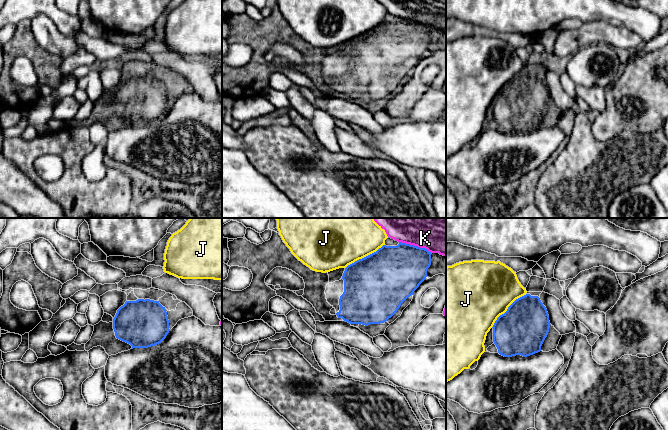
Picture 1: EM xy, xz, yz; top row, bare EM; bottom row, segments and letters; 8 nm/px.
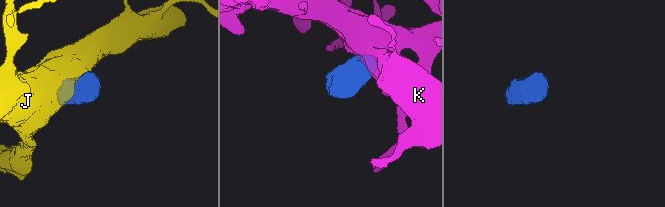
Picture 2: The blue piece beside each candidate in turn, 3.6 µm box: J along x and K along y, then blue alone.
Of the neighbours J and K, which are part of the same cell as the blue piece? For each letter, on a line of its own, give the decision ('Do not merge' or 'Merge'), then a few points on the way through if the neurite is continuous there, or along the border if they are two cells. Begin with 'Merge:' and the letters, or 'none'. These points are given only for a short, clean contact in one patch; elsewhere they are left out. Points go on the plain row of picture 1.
Merge: none
J: Do not merge
K: Do not merge. Boundary: xz (399, 17), (424, 23), (431, 29)

